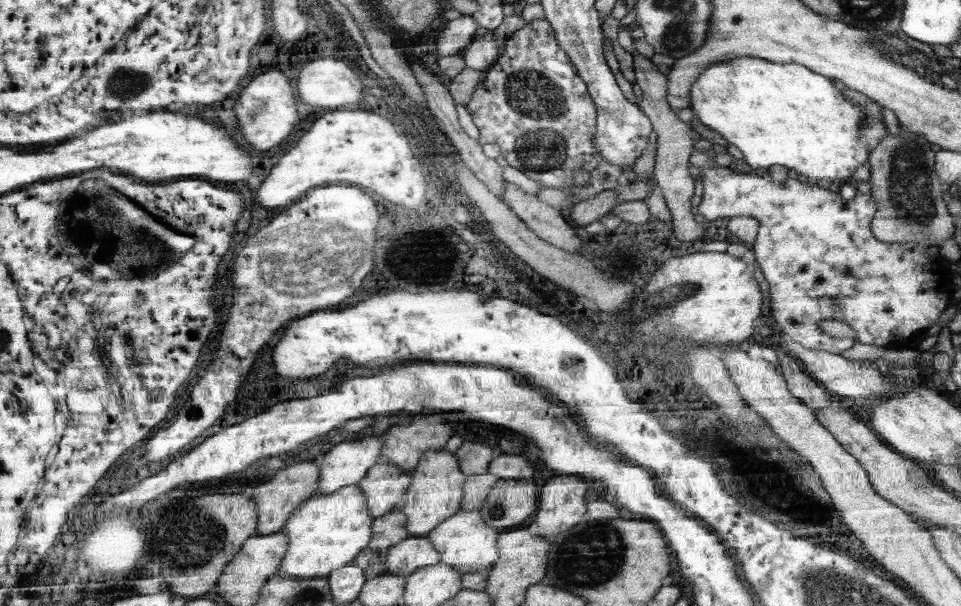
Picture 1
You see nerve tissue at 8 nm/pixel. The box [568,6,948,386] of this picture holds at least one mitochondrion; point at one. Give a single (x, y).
(910, 192)

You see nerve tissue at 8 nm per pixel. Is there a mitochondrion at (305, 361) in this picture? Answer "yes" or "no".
no

